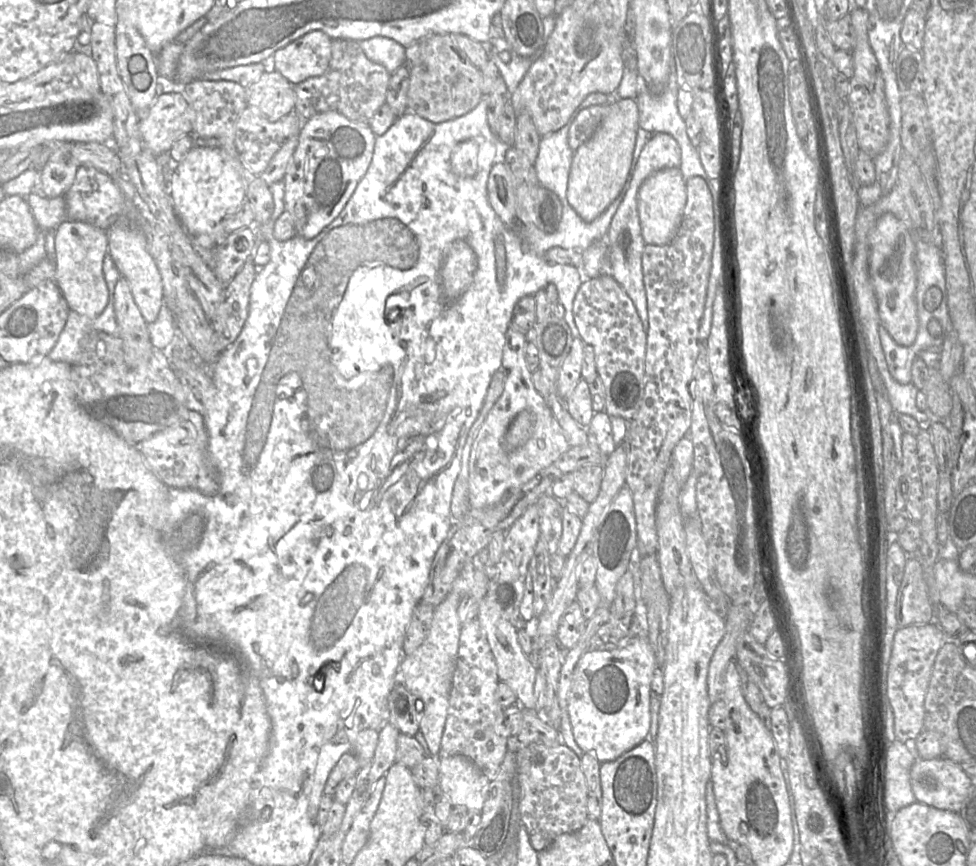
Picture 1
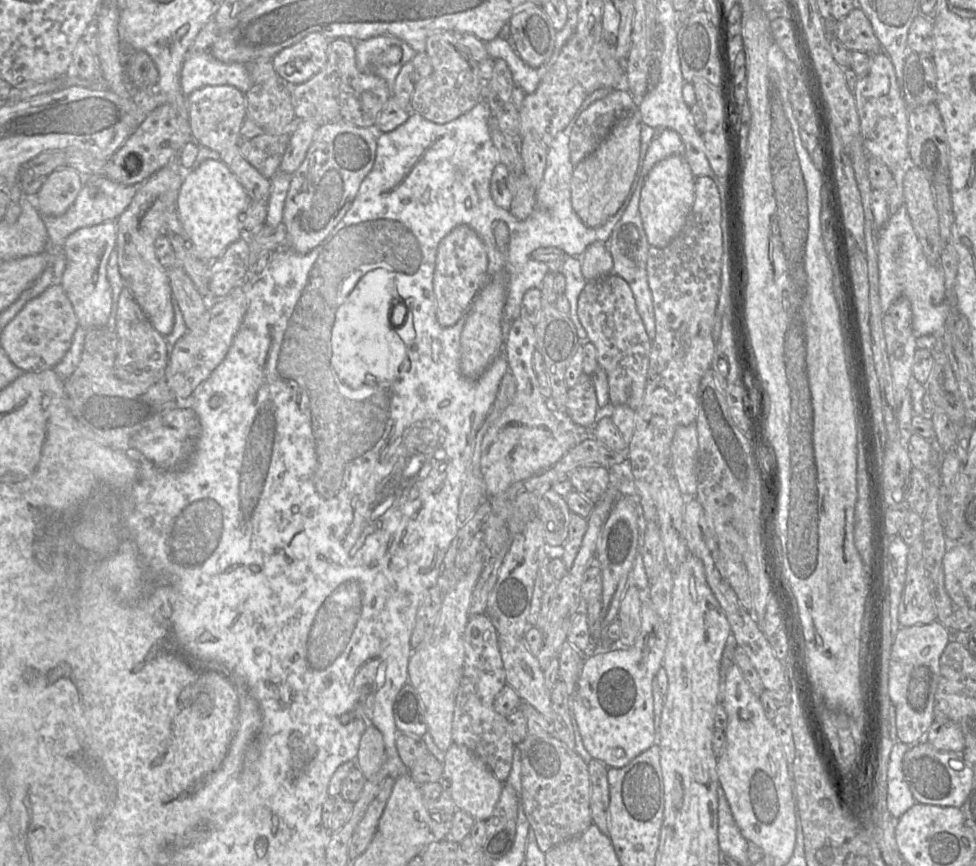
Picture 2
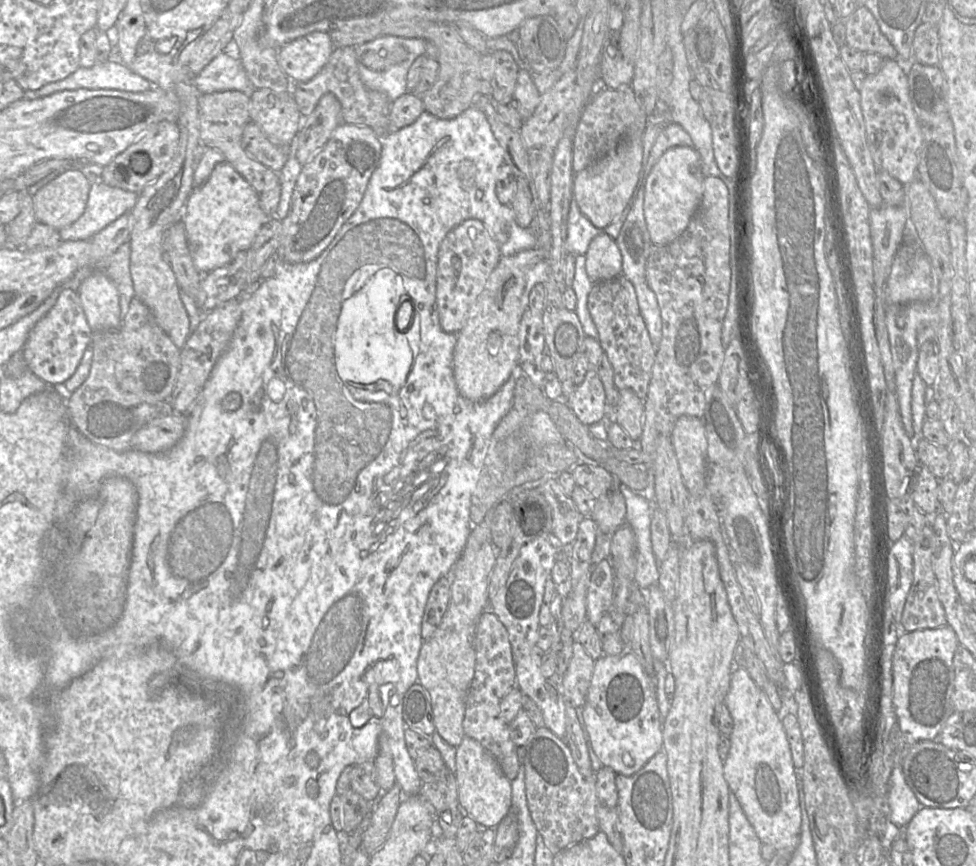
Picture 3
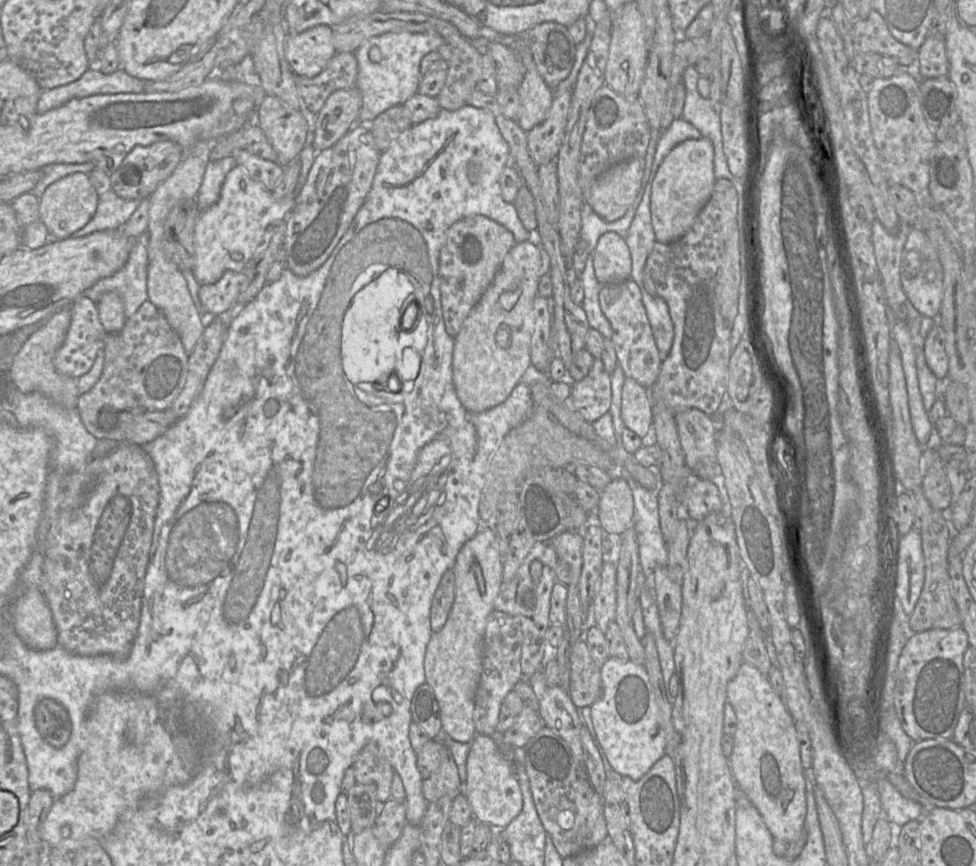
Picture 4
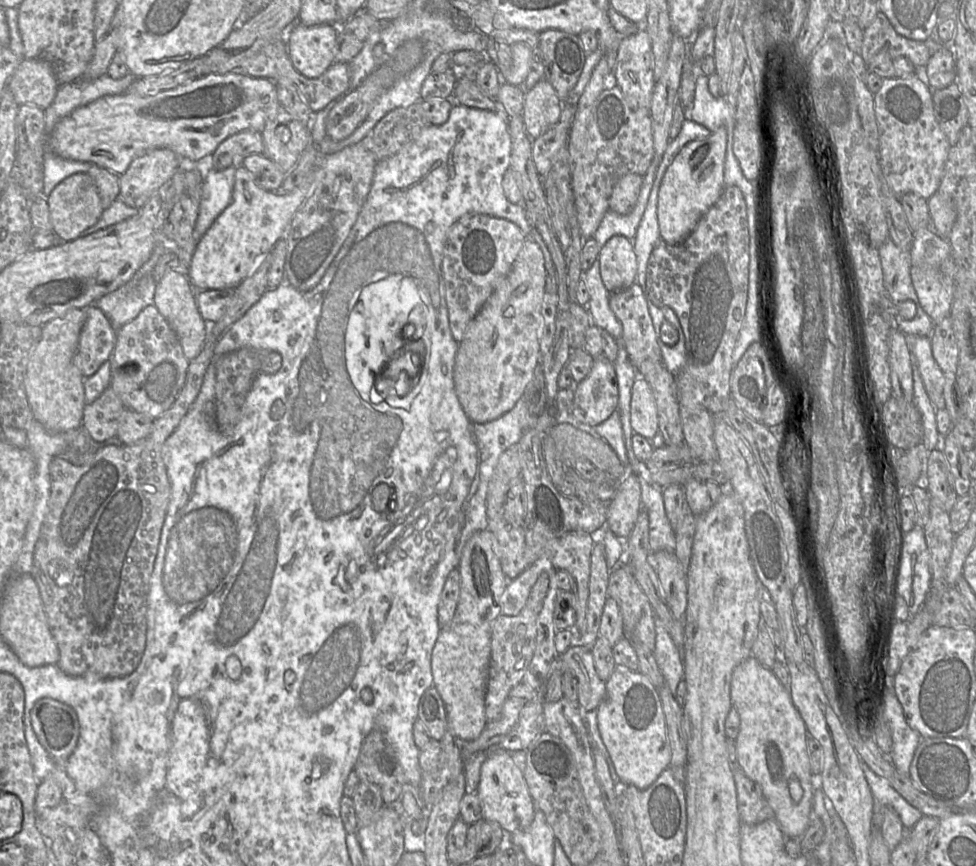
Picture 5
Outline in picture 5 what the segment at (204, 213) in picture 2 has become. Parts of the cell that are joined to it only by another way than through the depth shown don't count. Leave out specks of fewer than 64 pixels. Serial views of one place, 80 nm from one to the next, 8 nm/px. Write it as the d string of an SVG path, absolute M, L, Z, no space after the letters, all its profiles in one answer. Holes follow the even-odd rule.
M238 167L235 171L231 203L196 244L188 266L188 279L192 287L198 291L236 288L251 274L259 260L284 238L314 177L313 170L295 191L283 194L264 190L254 182L244 167Z

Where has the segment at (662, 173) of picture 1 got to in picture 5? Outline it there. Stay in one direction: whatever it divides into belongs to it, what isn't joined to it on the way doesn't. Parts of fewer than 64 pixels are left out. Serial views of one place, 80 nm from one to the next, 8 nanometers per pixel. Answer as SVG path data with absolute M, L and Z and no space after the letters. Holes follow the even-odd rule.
M720 126L705 139L692 141L684 146L667 167L657 196L657 219L662 241L669 245L682 243L720 197L725 188L727 140L728 129Z

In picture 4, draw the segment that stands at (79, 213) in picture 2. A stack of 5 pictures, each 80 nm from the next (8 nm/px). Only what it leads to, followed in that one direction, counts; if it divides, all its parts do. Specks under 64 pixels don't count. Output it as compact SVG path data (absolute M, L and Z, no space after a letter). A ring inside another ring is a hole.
M110 189L98 196L97 209L91 220L72 234L73 238L84 237L94 232L119 229L140 205L140 200L126 200Z

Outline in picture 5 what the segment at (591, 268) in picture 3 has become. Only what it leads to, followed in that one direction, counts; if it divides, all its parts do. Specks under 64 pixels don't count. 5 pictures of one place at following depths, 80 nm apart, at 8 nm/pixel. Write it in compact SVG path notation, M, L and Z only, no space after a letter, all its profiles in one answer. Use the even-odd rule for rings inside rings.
M621 235L612 236L600 249L597 260L600 263L602 281L610 292L623 290L633 285L637 274L637 257L633 242Z

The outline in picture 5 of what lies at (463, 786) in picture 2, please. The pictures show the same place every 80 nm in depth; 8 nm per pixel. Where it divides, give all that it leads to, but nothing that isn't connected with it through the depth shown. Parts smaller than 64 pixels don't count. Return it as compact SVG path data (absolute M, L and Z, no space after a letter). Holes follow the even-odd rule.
M497 748L487 755L481 765L475 793L479 798L484 820L499 823L506 832L524 830L531 825L535 813L534 802L524 773L512 761L506 750Z

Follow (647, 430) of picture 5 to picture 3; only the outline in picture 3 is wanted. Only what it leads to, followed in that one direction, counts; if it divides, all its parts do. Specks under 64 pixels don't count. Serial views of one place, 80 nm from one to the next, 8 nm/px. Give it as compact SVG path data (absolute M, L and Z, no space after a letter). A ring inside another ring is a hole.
M631 389L620 390L614 418L632 440L638 441L643 429L644 400Z

